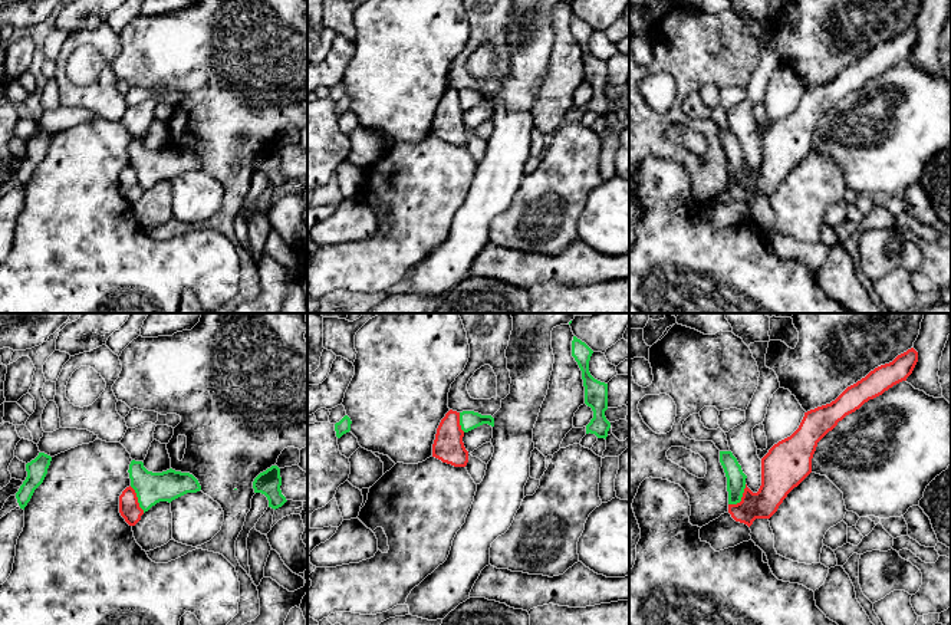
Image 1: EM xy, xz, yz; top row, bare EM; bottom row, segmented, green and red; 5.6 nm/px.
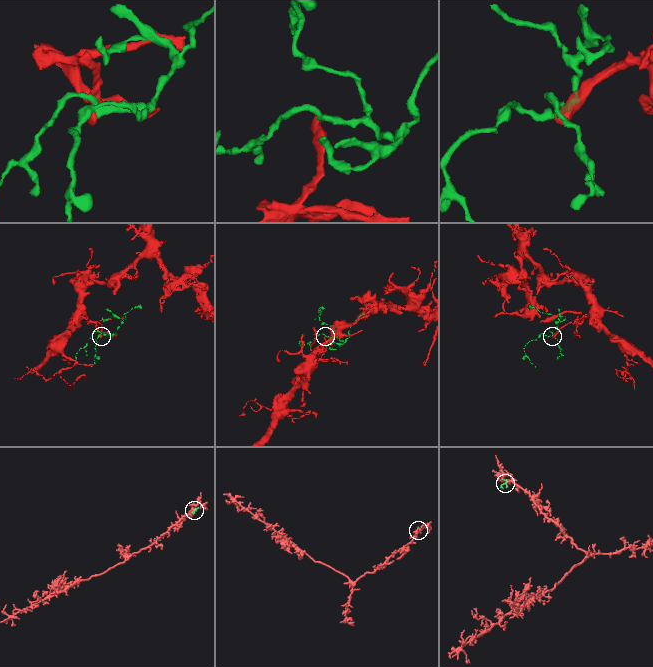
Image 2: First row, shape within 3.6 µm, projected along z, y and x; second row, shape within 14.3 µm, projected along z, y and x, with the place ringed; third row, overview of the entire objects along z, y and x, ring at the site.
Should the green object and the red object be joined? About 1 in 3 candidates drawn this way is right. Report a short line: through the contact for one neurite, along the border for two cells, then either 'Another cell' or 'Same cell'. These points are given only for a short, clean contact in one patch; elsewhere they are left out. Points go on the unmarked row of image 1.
Line: yz (746, 163), (741, 177), (729, 183). Another cell

